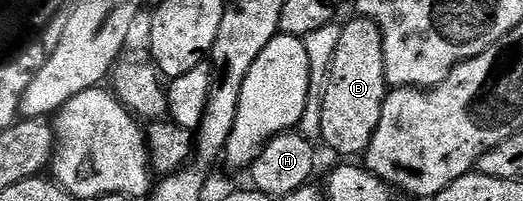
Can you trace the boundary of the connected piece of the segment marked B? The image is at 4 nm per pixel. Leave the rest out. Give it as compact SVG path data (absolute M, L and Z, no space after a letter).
M366 17L355 18L342 25L340 44L336 46L336 55L332 55L326 80L320 123L316 126L317 132L322 132L323 143L342 159L365 154L372 135L376 135L376 127L380 127L380 111L384 111L388 96L382 32Z

